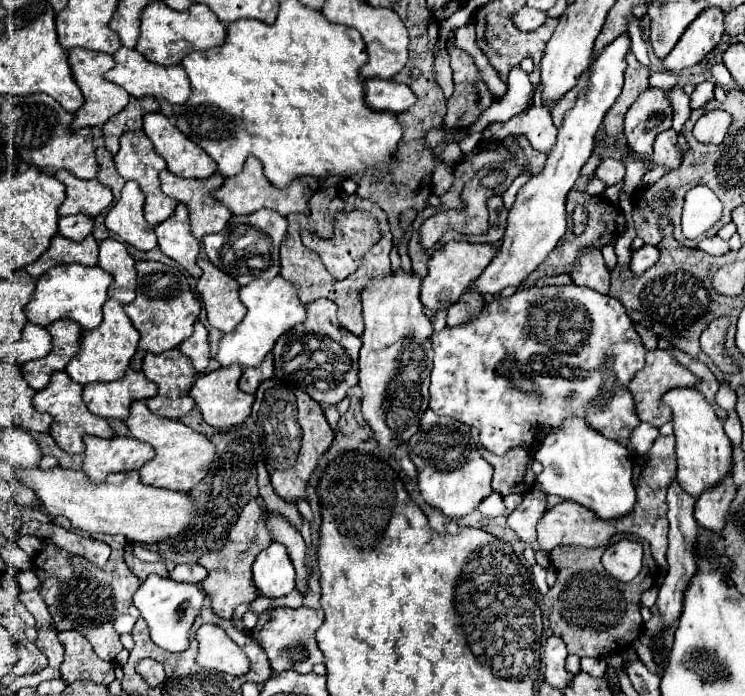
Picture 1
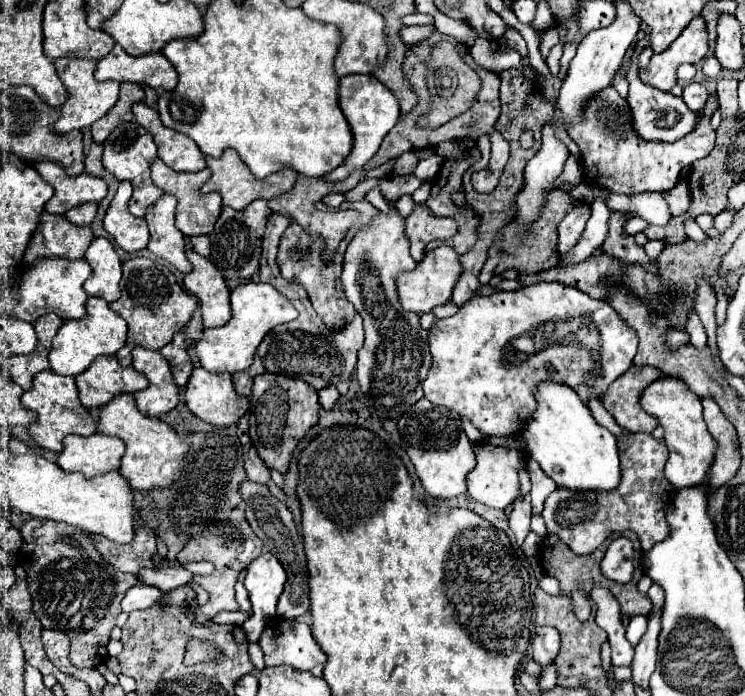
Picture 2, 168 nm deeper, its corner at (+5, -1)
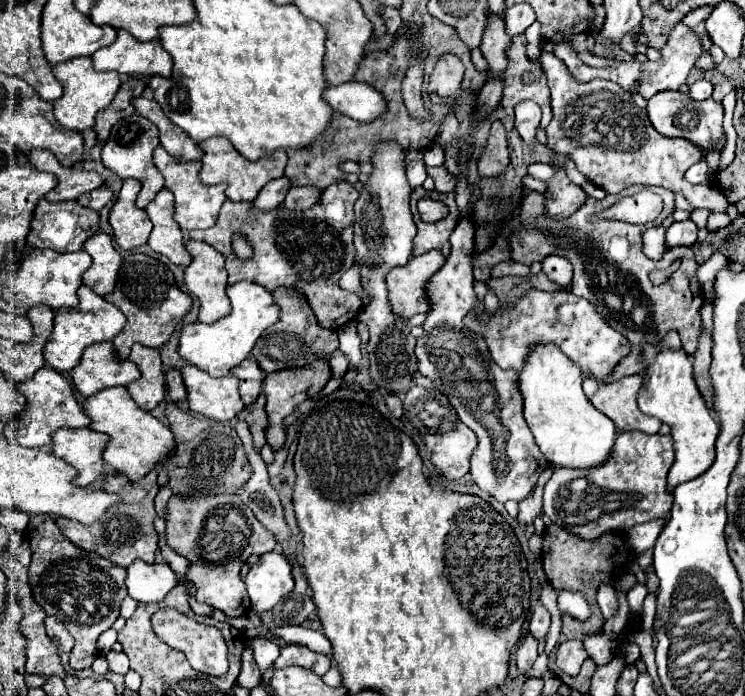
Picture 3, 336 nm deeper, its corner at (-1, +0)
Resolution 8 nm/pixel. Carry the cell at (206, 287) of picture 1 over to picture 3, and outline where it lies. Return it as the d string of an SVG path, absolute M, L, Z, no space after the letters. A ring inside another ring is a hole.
M188 241L186 249L192 255L192 263L186 267L186 289L200 299L202 323L216 323L230 313L230 301L226 295L226 269L224 257L202 241Z

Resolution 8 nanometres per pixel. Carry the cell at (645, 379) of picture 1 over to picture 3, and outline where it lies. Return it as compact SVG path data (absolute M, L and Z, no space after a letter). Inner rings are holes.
M644 375L622 377L614 383L602 385L590 401L598 411L608 415L620 431L644 431L650 435L658 433L662 425L660 419L648 417L636 407L636 397L642 387L642 381Z

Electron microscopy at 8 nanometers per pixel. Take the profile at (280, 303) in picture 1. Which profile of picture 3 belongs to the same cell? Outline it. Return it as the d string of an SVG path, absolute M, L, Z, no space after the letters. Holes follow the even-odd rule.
M238 281L236 285L230 285L226 293L232 301L230 315L212 325L204 323L186 325L180 333L180 355L212 377L224 377L236 365L240 365L254 349L258 337L280 319L280 307L274 301L274 295L258 283Z

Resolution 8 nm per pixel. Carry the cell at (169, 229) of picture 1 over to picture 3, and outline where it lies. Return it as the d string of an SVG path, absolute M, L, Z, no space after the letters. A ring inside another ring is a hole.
M162 189L146 207L146 213L150 221L154 223L154 229L150 233L148 245L156 251L166 255L172 263L180 267L188 267L192 257L184 247L180 225L174 221L174 197L172 191Z

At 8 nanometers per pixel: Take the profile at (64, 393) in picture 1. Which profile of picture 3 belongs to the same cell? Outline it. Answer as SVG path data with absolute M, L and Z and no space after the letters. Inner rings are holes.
M42 367L32 379L22 381L16 385L18 391L22 395L26 395L26 409L20 417L20 421L26 427L26 433L6 433L10 439L18 441L22 447L44 447L44 445L52 445L52 435L62 429L82 429L82 427L90 427L90 419L84 413L82 405L76 401L74 397L74 389L70 385L70 381L58 373L52 367Z

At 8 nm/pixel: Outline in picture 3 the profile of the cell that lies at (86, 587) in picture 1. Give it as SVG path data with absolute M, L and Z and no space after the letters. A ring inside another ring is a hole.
M32 515L26 535L32 547L32 563L28 567L32 595L34 599L38 599L46 615L54 615L58 621L62 621L70 635L76 639L74 649L70 653L70 667L86 669L100 655L100 633L110 629L114 621L120 617L120 605L128 595L124 583L128 573L124 567L118 567L100 555L82 551L80 547L72 545L56 527L56 521L48 515Z

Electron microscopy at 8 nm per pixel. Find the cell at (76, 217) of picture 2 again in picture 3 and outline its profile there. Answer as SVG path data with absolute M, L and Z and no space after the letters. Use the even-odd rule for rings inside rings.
M102 185L100 189L96 189L96 191L92 191L92 193L86 193L84 197L78 197L78 203L80 203L82 207L100 211L110 199L112 199L112 191L110 191L106 185Z

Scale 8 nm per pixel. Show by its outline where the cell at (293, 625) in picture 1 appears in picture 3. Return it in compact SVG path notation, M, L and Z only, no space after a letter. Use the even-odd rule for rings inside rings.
M290 643L290 645L280 647L280 657L274 661L276 669L288 667L288 665L310 667L310 669L316 669L318 675L324 675L330 669L332 663L330 663L330 657L324 655L324 653L316 653L316 651L310 651L304 645Z

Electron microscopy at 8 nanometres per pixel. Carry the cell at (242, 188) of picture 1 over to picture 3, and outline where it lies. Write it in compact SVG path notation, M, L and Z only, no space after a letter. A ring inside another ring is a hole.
M212 137L208 141L200 143L202 151L204 151L204 159L202 159L202 171L200 171L200 181L204 181L204 185L218 185L218 183L226 183L226 197L230 201L254 201L260 193L260 189L272 181L284 175L288 157L284 151L276 151L272 153L272 157L264 157L264 161L260 163L252 163L248 159L244 159L232 145L228 139L224 137Z

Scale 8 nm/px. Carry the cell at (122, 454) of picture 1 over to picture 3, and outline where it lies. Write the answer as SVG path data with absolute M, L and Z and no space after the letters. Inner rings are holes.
M60 429L54 433L52 453L76 467L78 485L90 485L104 475L102 453L110 437L92 429Z

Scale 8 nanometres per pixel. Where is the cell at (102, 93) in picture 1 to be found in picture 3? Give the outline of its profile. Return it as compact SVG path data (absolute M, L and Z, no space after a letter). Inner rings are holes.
M76 57L64 63L58 63L54 67L54 75L64 87L64 95L54 103L54 117L56 121L66 129L72 131L84 131L88 127L94 127L94 117L98 111L110 105L114 95L118 93L122 81L120 75L108 71L108 73L98 73L92 65L92 57Z

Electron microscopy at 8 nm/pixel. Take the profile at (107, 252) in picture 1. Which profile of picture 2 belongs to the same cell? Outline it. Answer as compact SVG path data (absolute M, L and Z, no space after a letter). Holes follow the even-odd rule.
M94 238L90 250L84 254L86 262L92 268L92 276L84 282L84 290L90 296L100 296L106 302L120 298L120 278L122 262L114 246L106 238Z

